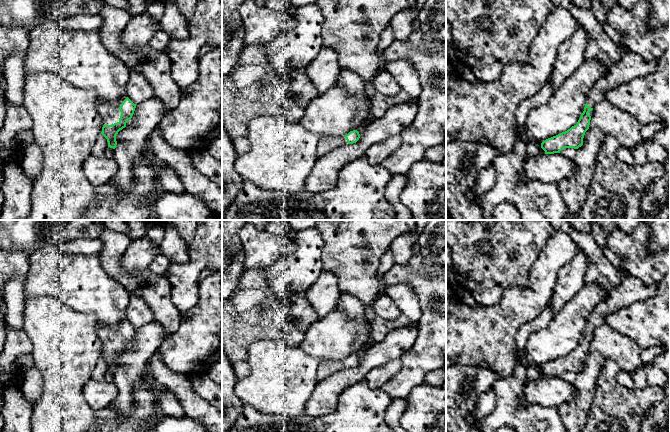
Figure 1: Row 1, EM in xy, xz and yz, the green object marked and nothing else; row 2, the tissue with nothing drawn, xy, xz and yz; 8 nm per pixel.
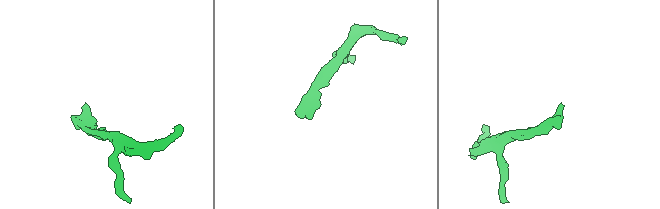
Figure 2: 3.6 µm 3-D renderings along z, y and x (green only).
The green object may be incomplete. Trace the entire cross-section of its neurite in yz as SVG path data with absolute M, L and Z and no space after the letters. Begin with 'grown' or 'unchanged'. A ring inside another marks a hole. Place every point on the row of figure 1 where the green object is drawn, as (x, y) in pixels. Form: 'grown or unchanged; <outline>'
grown; M631 51L622 55L621 60L612 65L596 86L589 92L584 111L576 125L565 132L546 139L541 143L545 154L560 153L564 148L578 149L583 145L585 132L589 129L594 106L604 100L604 89L617 87L634 78L645 76L656 70L659 61L645 61L640 55Z

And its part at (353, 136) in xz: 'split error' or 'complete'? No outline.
split error

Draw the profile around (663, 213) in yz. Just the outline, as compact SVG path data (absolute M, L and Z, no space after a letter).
M670 197L667 203L658 205L658 210L652 218L653 220L670 220Z

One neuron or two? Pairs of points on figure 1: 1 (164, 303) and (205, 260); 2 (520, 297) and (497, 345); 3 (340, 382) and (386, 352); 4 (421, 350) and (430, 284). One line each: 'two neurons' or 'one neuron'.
1: two neurons
2: one neuron
3: one neuron
4: one neuron

